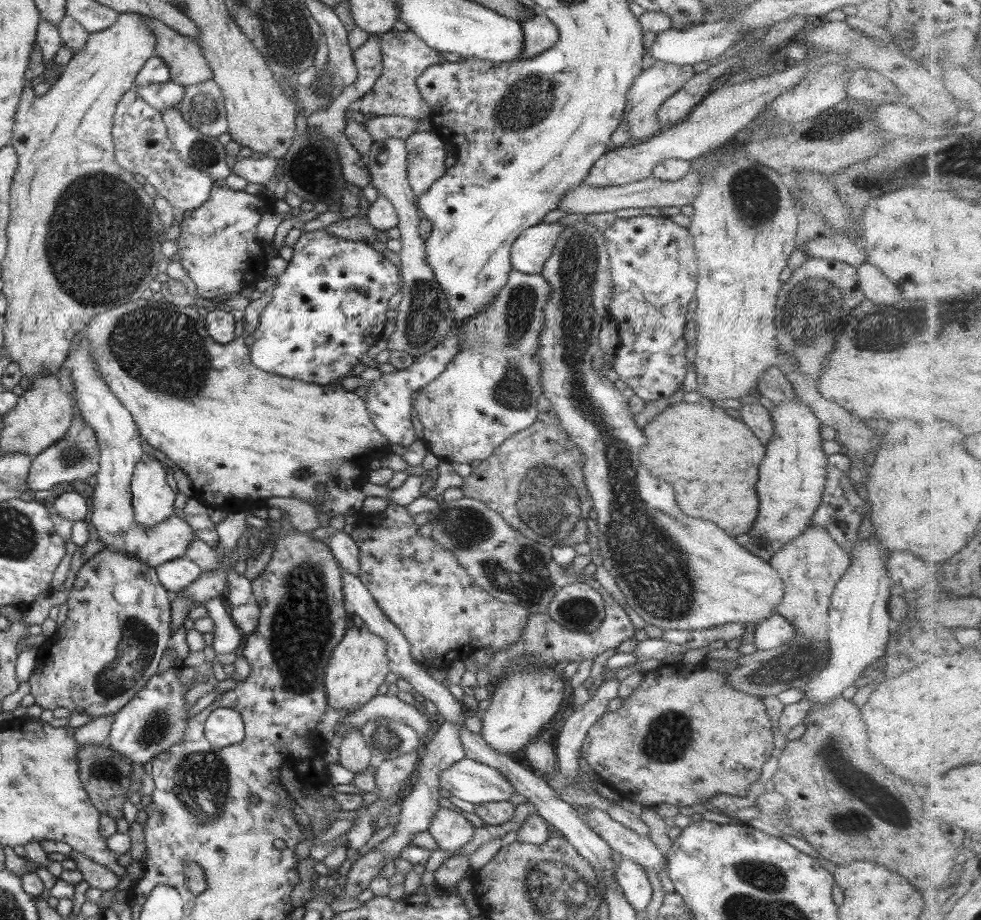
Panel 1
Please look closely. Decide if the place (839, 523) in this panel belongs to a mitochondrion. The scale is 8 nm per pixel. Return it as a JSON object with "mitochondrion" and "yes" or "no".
{"mitochondrion":"no"}

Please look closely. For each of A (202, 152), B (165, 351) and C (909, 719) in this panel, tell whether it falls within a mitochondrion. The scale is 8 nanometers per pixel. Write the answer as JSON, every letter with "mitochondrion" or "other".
{"A":"mitochondrion","B":"mitochondrion","C":"other"}

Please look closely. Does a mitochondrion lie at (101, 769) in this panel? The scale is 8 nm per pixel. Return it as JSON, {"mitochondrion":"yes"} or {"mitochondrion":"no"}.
{"mitochondrion":"yes"}

